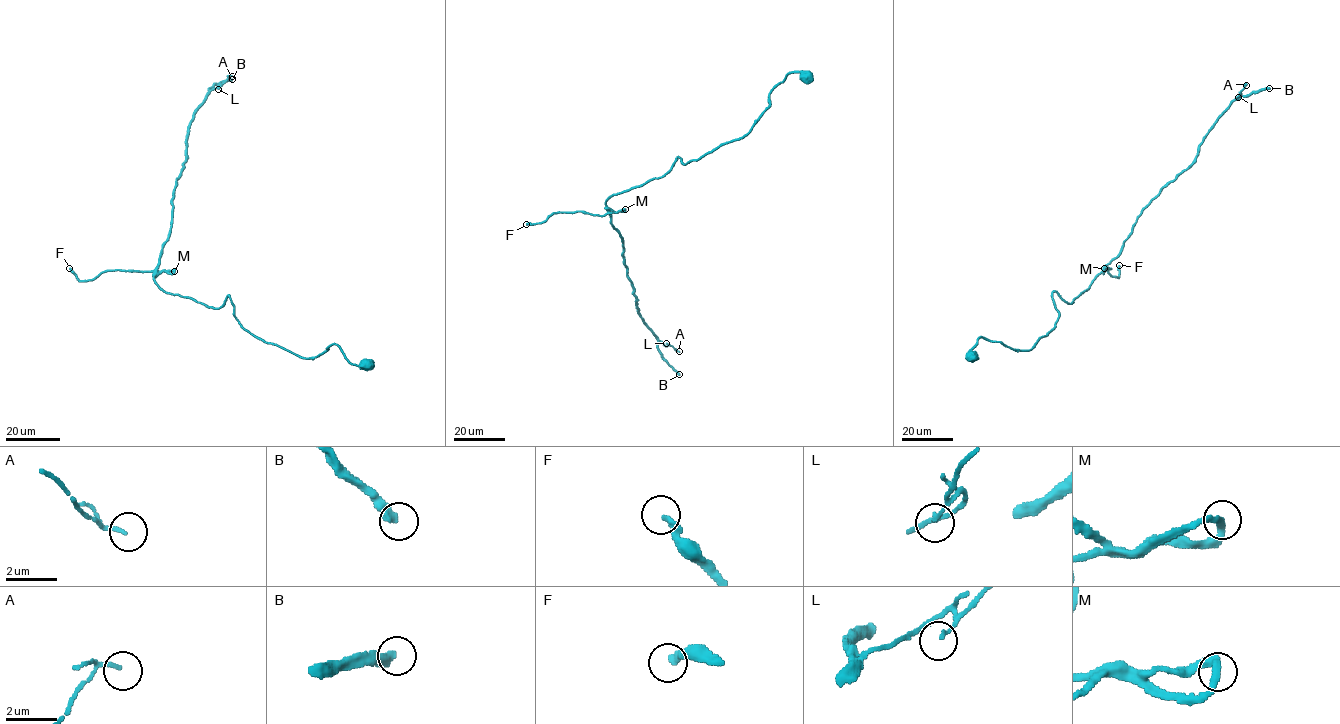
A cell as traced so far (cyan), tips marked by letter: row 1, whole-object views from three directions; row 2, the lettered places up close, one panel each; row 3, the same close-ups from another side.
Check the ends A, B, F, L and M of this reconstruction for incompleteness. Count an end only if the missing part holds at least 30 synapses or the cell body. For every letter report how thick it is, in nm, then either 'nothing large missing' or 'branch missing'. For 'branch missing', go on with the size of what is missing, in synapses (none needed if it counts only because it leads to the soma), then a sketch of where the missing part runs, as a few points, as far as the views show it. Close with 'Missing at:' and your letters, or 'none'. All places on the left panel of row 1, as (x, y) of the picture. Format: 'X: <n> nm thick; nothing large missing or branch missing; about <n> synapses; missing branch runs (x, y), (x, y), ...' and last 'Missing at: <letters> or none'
A: 90 nm thick; nothing large missing
B: 360 nm thick; branch missing; about 80 synapses; missing branch runs (232, 79), (257, 72), (300, 46), (322, 55), (349, 52), (355, 57), (366, 58)
F: 260 nm thick; branch missing; about 200 synapses; missing branch runs (69, 268), (60, 260), (44, 258), (27, 265), (23, 242), (8, 235), (0, 241), (1, 250)
L: 120 nm thick; nothing large missing
M: 280 nm thick; nothing large missing
Missing at: B, F

